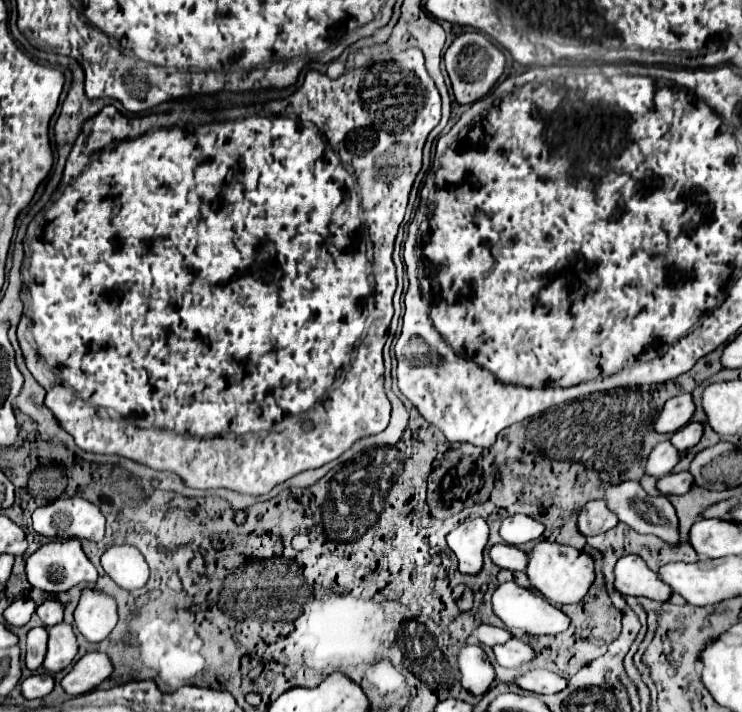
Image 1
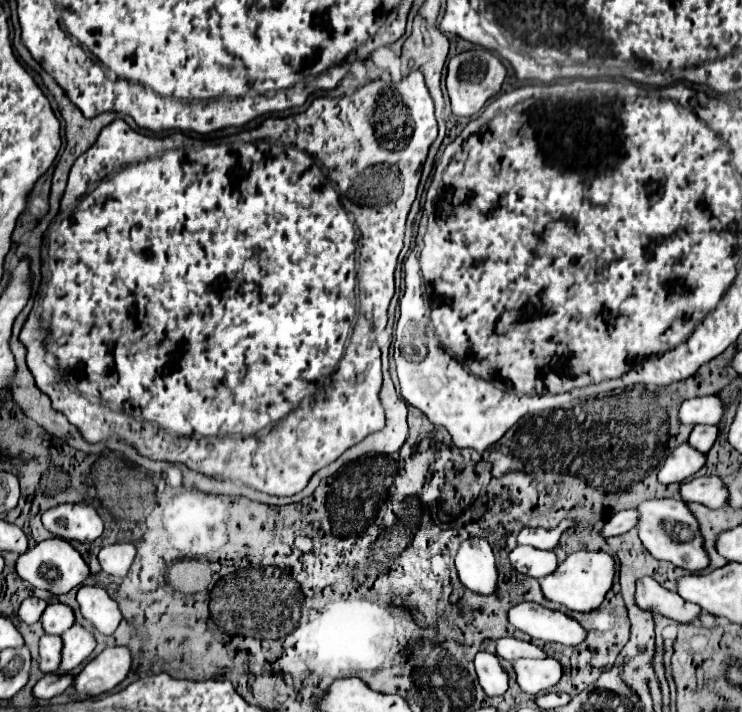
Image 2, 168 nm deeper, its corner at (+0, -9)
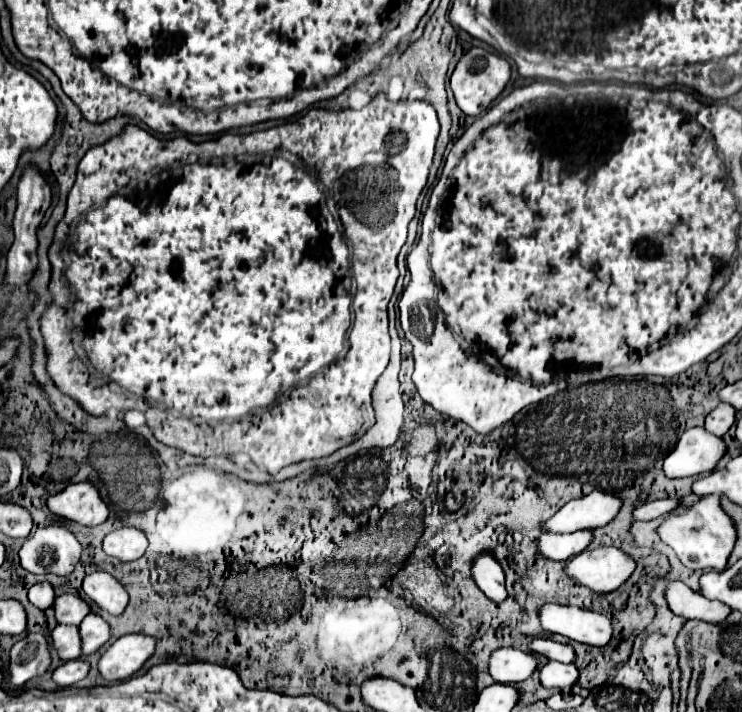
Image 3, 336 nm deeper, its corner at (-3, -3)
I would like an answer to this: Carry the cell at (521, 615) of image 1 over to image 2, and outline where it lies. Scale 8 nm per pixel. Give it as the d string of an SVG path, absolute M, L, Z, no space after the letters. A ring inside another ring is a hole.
M522 602L508 612L508 620L518 630L544 642L578 646L588 632L570 616L558 610L548 610L536 602Z

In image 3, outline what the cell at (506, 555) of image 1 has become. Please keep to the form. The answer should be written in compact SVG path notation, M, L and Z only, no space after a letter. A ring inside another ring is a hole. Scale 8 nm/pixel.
M579 530L573 534L541 534L537 542L537 550L543 558L565 562L571 556L583 552L591 542L591 532Z

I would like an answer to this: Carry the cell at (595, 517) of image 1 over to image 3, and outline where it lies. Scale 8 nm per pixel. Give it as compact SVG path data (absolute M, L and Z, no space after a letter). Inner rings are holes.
M651 500L651 502L635 506L633 518L647 522L647 520L653 520L653 518L659 518L659 516L671 512L675 506L679 506L679 500Z

